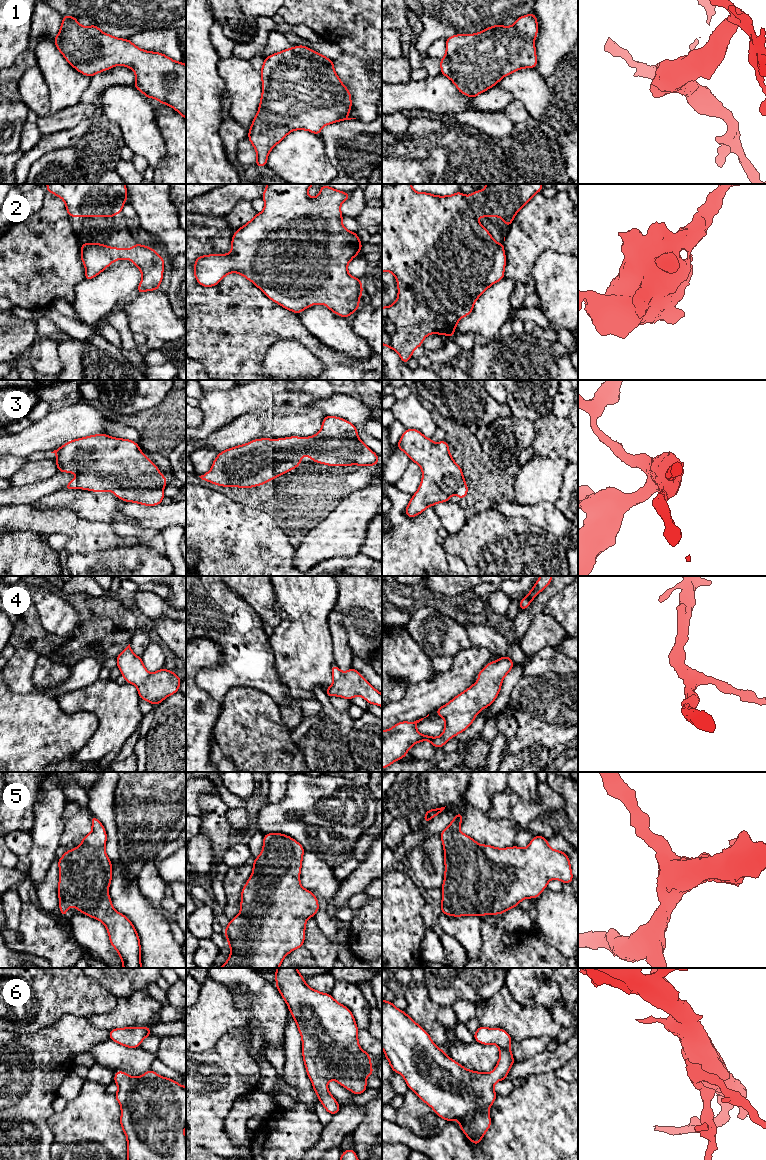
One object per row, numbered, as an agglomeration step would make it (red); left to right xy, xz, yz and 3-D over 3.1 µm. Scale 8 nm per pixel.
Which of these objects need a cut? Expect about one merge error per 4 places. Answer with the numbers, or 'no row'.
no row

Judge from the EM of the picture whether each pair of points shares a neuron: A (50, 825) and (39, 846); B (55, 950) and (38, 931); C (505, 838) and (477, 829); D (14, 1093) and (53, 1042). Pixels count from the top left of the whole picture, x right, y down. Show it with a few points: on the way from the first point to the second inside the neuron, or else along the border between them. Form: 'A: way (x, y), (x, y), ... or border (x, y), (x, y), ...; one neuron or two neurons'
A: way (47, 830), (44, 841); one neuron
B: way (52, 945), (43, 936); one neuron
C: way (498, 833), (484, 830); one neuron
D: way (20, 1080), (45, 1055); one neuron

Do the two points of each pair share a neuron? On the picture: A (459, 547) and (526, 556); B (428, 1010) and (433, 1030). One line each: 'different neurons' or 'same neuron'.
A: same neuron
B: same neuron

